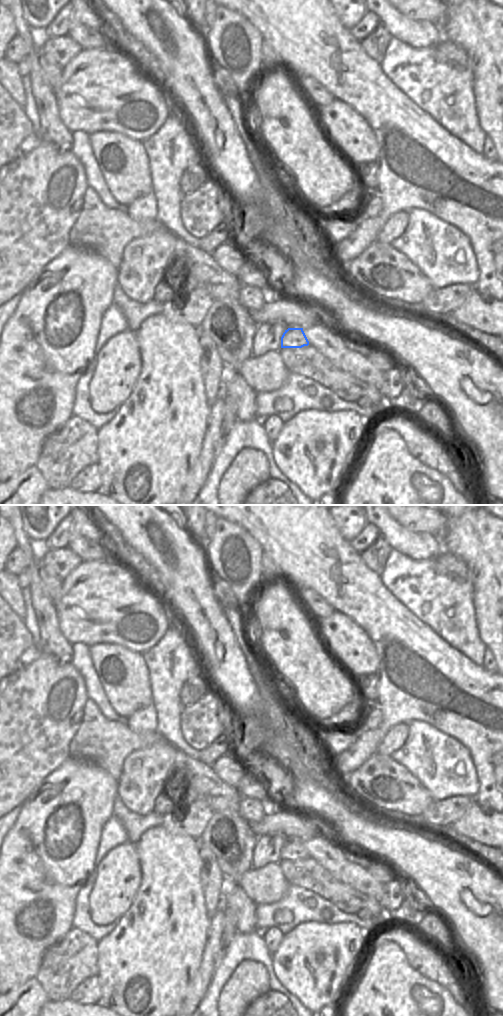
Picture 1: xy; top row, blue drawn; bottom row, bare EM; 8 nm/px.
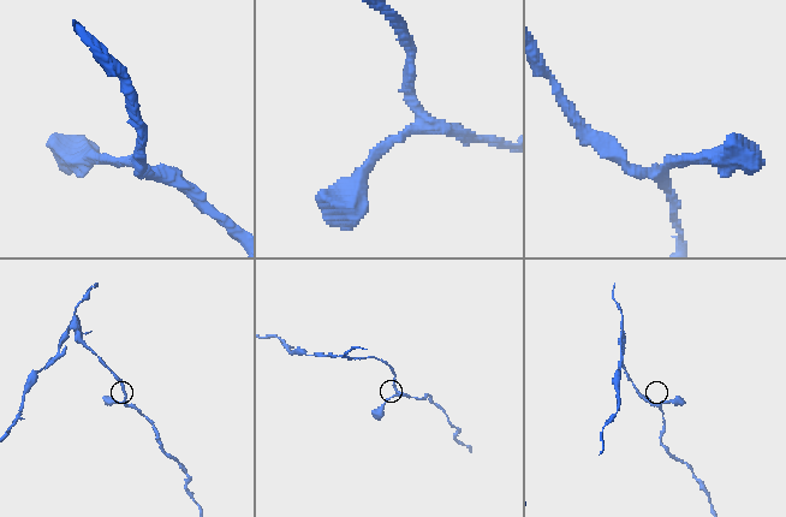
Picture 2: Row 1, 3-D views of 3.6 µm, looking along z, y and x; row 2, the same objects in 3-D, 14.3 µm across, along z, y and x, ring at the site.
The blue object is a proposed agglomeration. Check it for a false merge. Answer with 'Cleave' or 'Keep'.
Keep

